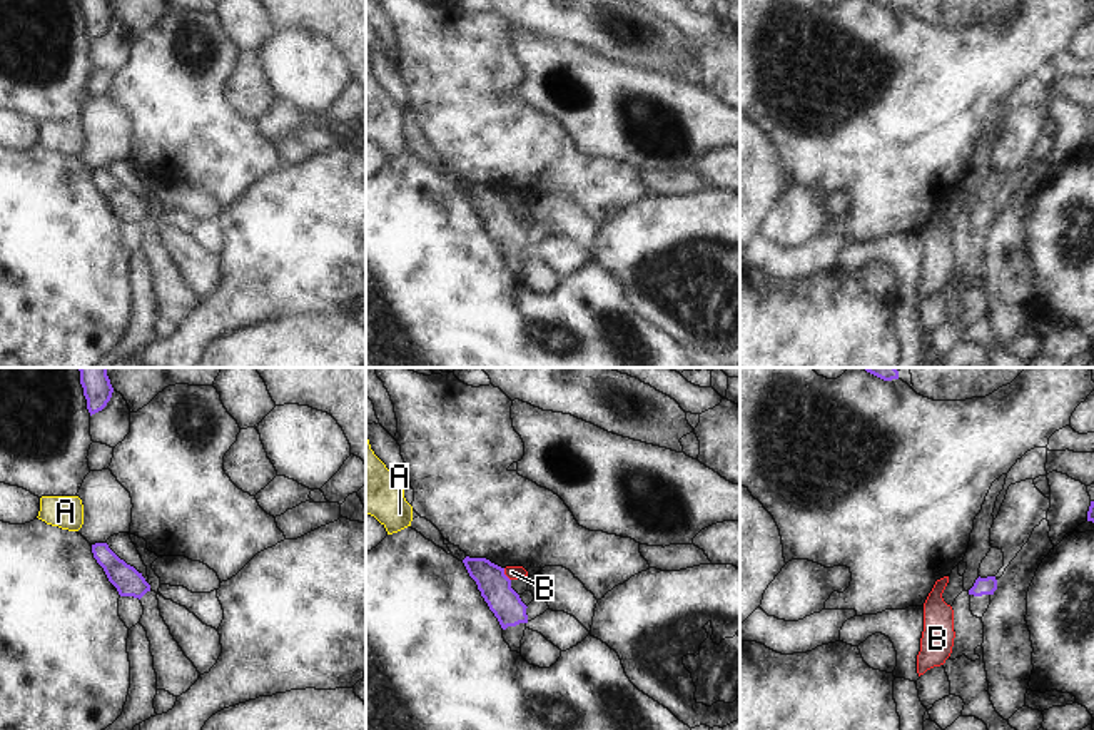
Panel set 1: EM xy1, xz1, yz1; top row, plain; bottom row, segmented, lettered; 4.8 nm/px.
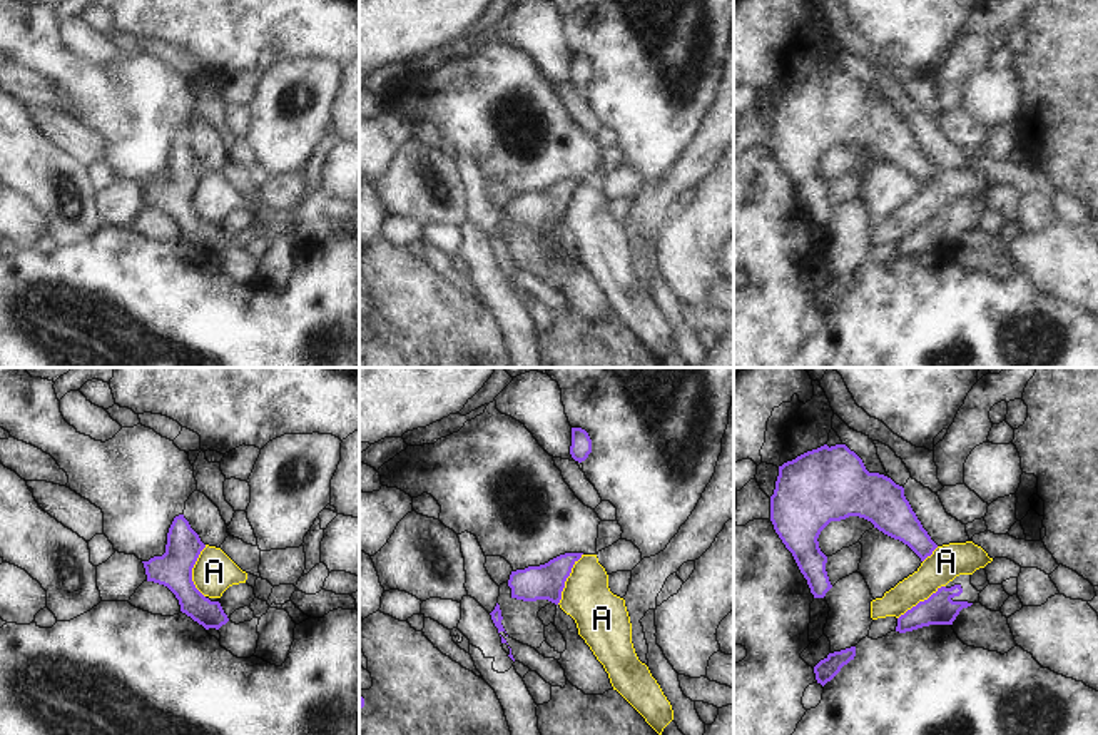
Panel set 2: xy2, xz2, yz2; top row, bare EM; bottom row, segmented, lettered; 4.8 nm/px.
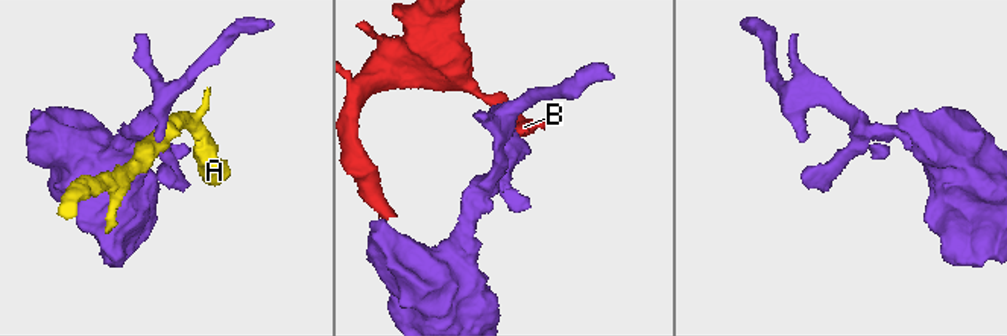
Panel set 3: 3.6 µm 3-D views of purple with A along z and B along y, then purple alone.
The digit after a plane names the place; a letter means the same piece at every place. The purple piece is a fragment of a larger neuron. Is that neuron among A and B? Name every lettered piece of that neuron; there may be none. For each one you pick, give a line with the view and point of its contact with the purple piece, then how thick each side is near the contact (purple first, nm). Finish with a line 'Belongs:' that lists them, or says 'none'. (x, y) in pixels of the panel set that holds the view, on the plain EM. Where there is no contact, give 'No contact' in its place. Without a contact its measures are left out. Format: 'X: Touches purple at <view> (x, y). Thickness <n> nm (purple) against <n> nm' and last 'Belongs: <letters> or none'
Belongs: none

